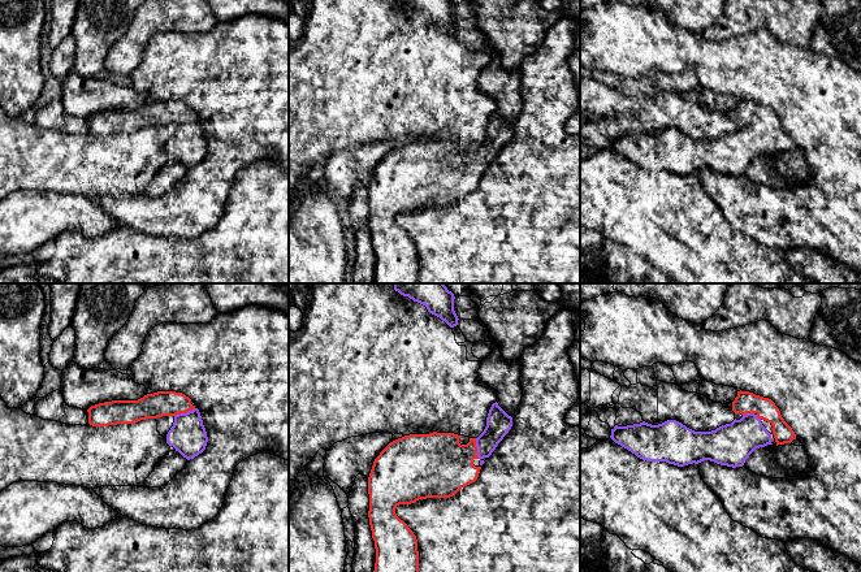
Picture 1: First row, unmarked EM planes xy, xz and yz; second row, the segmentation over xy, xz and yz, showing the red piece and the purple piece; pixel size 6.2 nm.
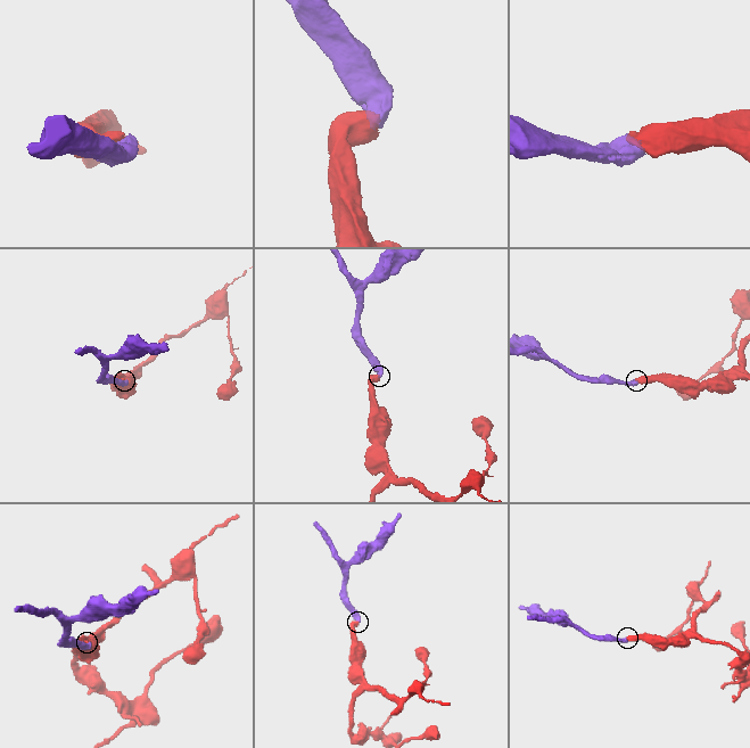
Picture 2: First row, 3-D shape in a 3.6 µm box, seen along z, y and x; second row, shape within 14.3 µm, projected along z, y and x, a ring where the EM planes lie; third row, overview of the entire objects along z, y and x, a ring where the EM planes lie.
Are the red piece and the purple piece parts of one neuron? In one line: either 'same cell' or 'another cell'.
same cell

